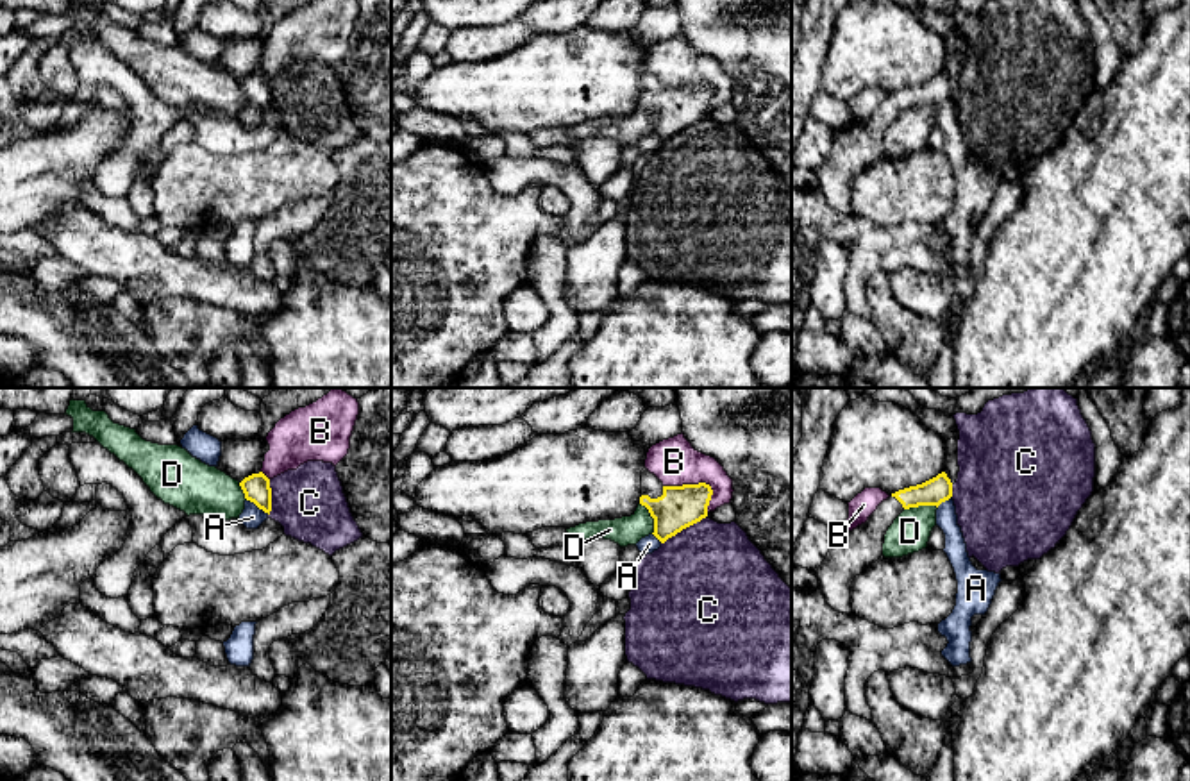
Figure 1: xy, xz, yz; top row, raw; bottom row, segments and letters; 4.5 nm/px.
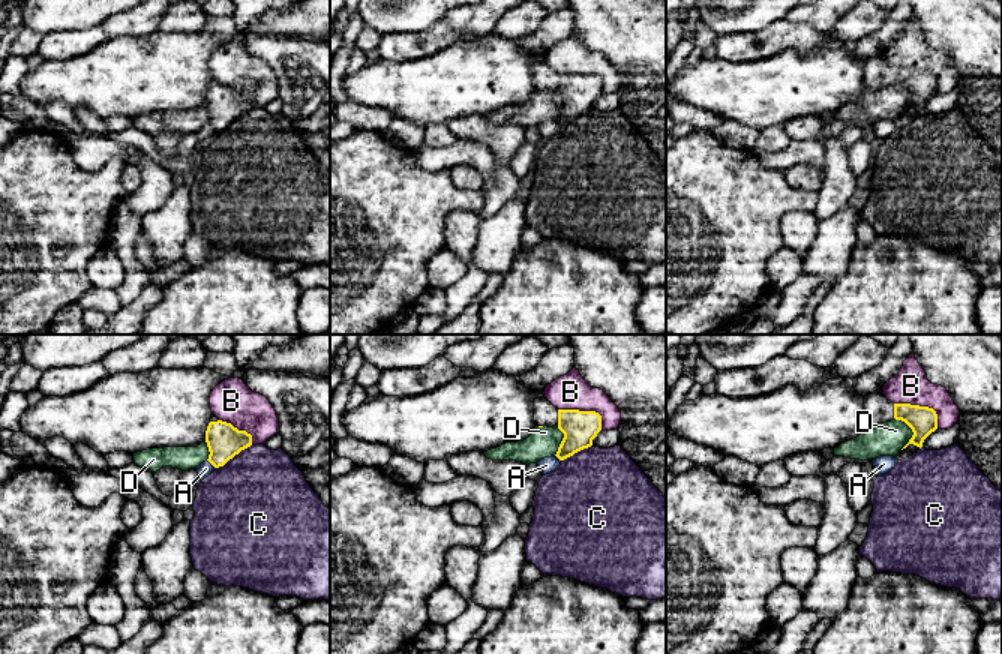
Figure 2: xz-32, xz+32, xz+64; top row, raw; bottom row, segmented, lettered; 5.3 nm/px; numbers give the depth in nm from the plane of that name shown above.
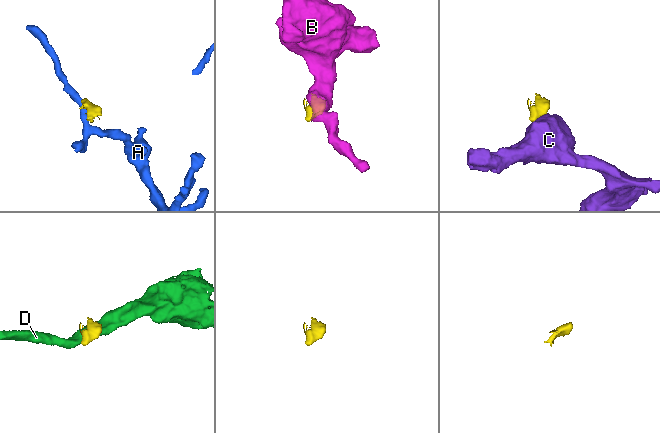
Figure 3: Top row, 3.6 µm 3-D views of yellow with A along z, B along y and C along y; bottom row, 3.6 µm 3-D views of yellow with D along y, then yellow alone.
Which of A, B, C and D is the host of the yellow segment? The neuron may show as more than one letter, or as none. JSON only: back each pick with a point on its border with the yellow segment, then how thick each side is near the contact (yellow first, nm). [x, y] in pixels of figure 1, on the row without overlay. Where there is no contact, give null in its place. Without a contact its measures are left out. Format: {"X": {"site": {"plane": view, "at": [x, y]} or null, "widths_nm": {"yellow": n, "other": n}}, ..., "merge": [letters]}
{"merge": []}

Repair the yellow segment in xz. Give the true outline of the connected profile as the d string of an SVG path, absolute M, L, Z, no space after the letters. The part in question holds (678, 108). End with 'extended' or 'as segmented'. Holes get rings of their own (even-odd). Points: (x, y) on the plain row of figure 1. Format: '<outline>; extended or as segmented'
M647 68L641 70L640 104L645 105L654 118L652 134L661 143L706 118L711 95L713 89L706 82L665 86Z; extended

